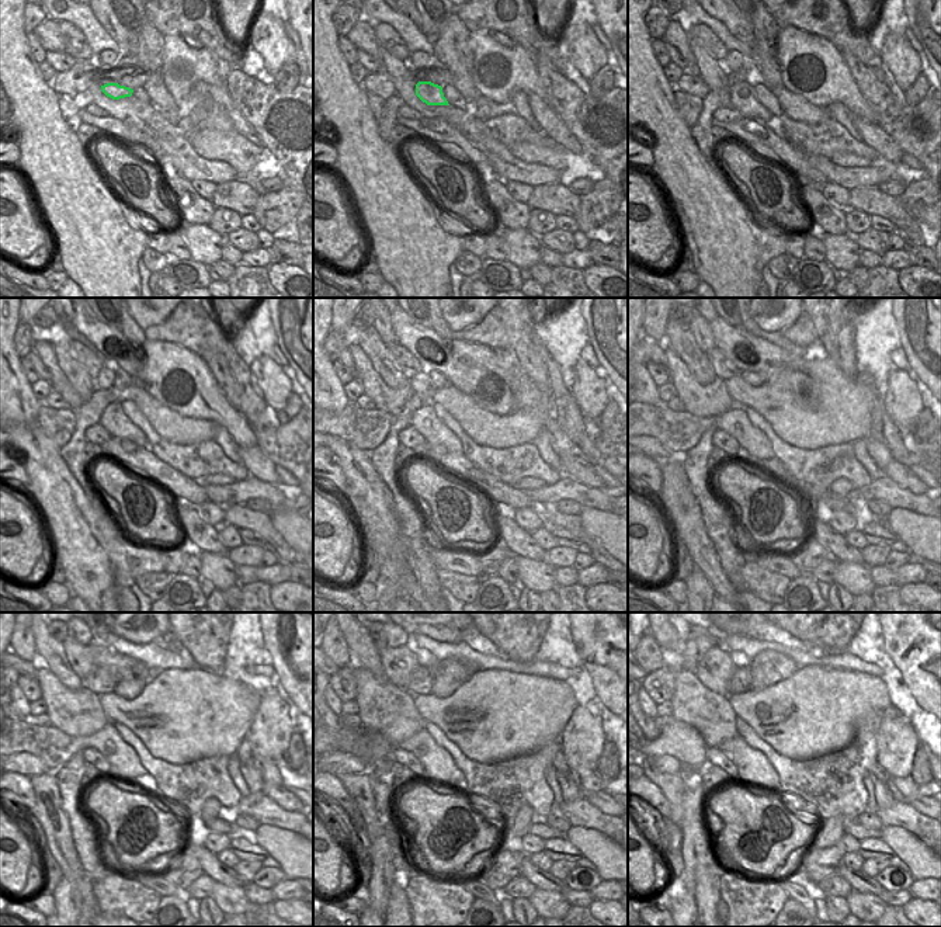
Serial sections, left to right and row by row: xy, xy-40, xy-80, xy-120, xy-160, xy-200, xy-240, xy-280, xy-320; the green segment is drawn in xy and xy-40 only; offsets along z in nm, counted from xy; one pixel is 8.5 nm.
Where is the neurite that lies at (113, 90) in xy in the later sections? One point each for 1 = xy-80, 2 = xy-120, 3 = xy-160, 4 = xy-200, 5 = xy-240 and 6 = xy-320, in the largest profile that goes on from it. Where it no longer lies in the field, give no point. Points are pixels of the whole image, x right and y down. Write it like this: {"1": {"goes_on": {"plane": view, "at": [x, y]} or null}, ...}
{"1": {"goes_on": {"plane": "xy-80", "at": [743, 100]}}, "2": {"goes_on": {"plane": "xy-120", "at": [113, 419]}}, "3": {"goes_on": {"plane": "xy-160", "at": [424, 420]}}, "4": {"goes_on": {"plane": "xy-200", "at": [754, 444]}}, "5": {"goes_on": {"plane": "xy-240", "at": [124, 761]}}, "6": {"goes_on": {"plane": "xy-320", "at": [754, 768]}}}

